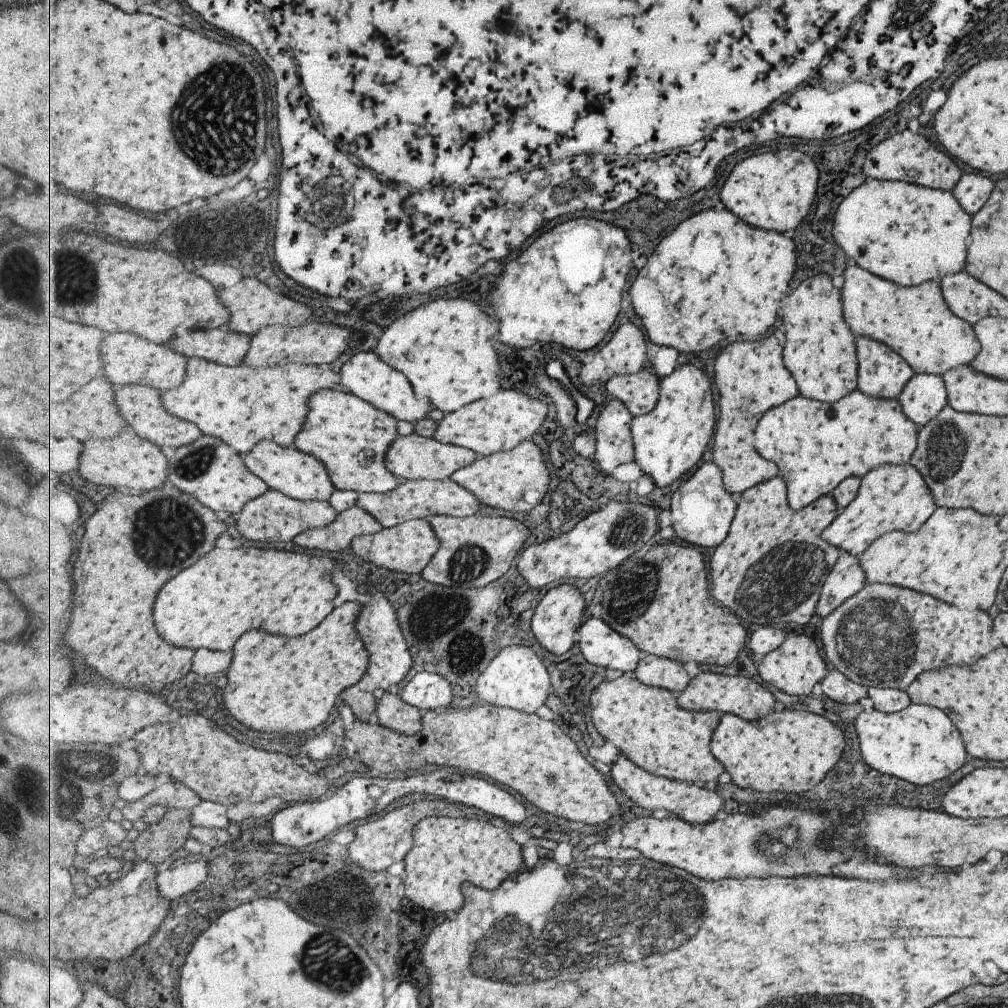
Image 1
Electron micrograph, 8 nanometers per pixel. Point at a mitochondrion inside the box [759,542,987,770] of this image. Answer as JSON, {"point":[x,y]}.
{"point":[879,640]}

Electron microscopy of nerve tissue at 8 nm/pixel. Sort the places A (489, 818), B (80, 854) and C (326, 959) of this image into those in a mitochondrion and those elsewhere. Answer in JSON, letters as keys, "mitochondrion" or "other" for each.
{"A":"other","B":"other","C":"mitochondrion"}

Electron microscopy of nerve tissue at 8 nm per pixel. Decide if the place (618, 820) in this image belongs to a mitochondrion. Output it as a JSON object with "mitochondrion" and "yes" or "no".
{"mitochondrion":"no"}

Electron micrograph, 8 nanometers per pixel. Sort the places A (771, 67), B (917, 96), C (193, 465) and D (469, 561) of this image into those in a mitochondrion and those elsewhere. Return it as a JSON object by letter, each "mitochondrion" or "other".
{"A":"other","B":"other","C":"mitochondrion","D":"mitochondrion"}

